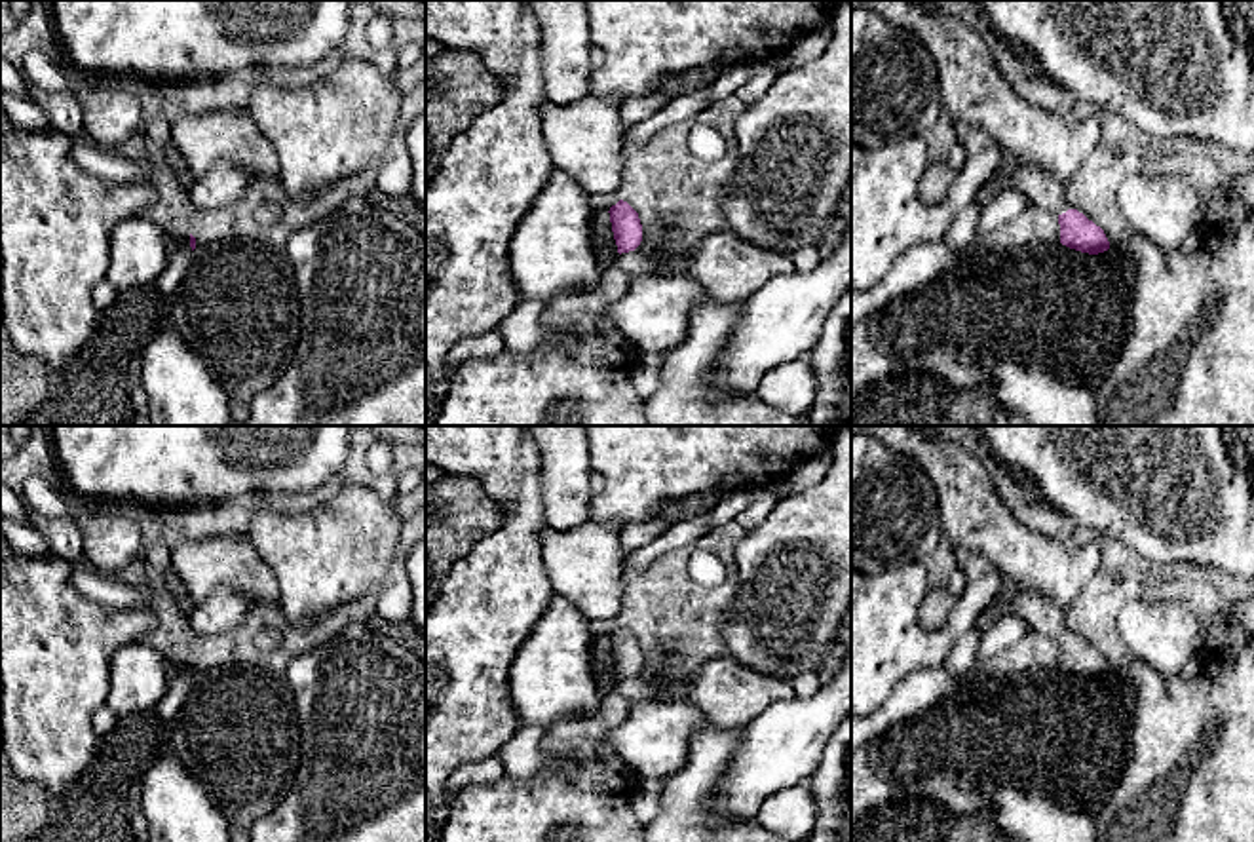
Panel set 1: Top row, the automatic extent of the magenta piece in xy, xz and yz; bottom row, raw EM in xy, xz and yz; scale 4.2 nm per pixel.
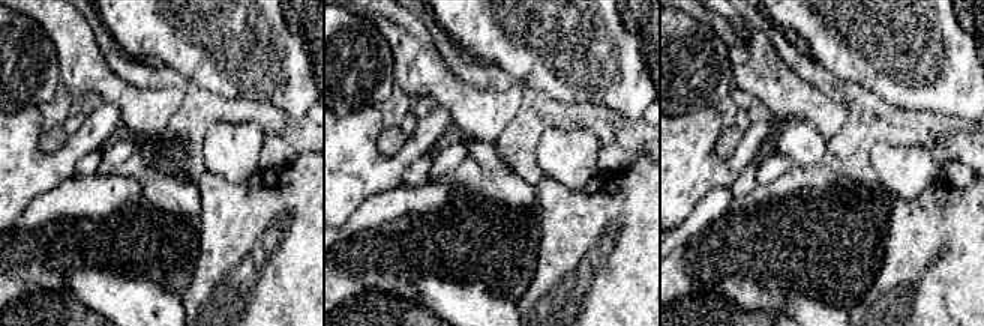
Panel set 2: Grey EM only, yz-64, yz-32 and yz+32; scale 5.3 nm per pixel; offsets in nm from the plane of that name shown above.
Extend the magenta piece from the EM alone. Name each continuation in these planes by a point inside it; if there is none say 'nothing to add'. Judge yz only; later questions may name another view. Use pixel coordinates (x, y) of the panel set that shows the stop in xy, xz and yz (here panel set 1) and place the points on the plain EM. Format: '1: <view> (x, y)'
1: yz (1040, 614)

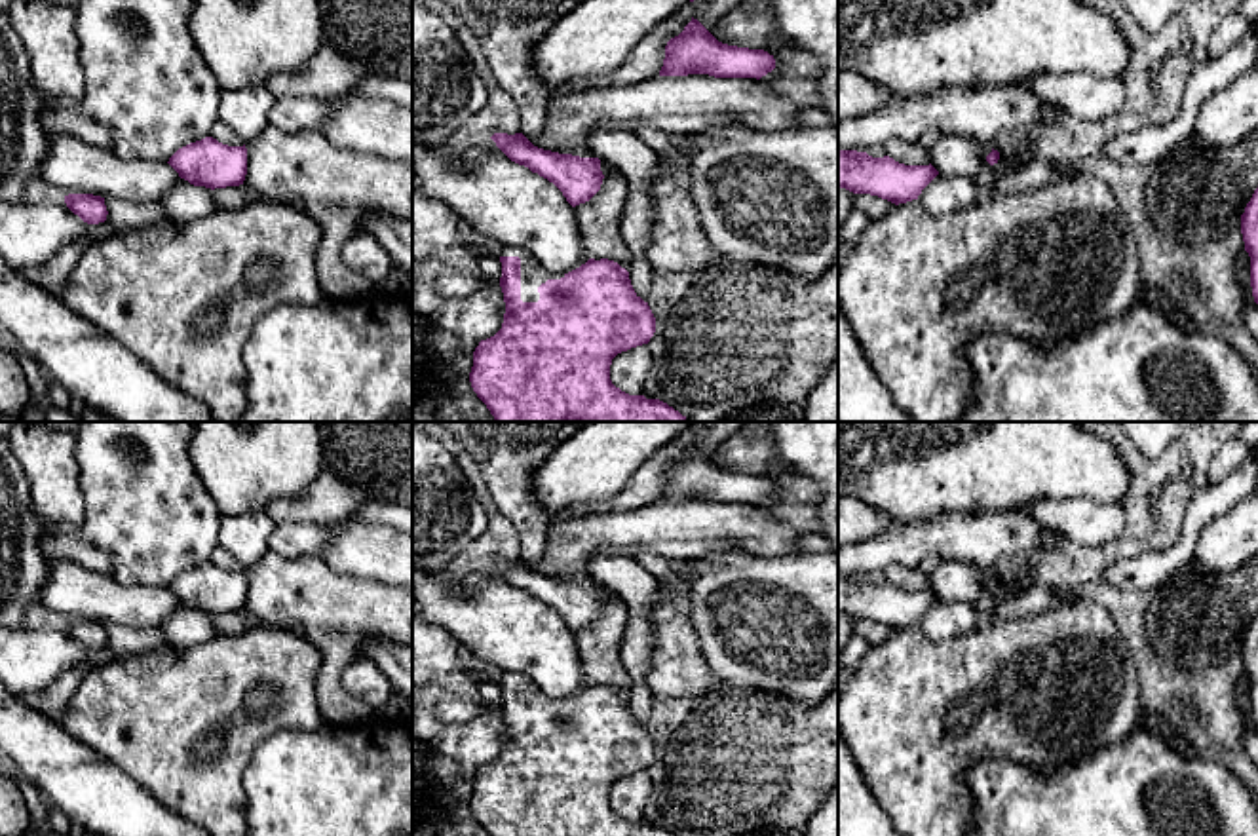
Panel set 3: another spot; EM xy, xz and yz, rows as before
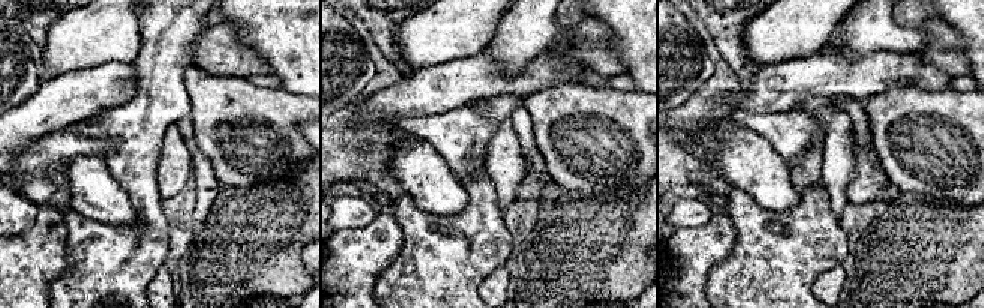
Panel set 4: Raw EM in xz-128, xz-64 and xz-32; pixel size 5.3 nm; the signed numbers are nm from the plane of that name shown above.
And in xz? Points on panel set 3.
1: xz (533, 700)

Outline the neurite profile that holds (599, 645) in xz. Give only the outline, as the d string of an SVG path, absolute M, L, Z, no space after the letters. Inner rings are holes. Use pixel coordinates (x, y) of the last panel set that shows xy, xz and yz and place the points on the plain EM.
M600 585L604 600L600 616L585 629L574 633L580 661L589 684L608 684L629 697L631 676L621 663L621 638L629 610L619 595Z

